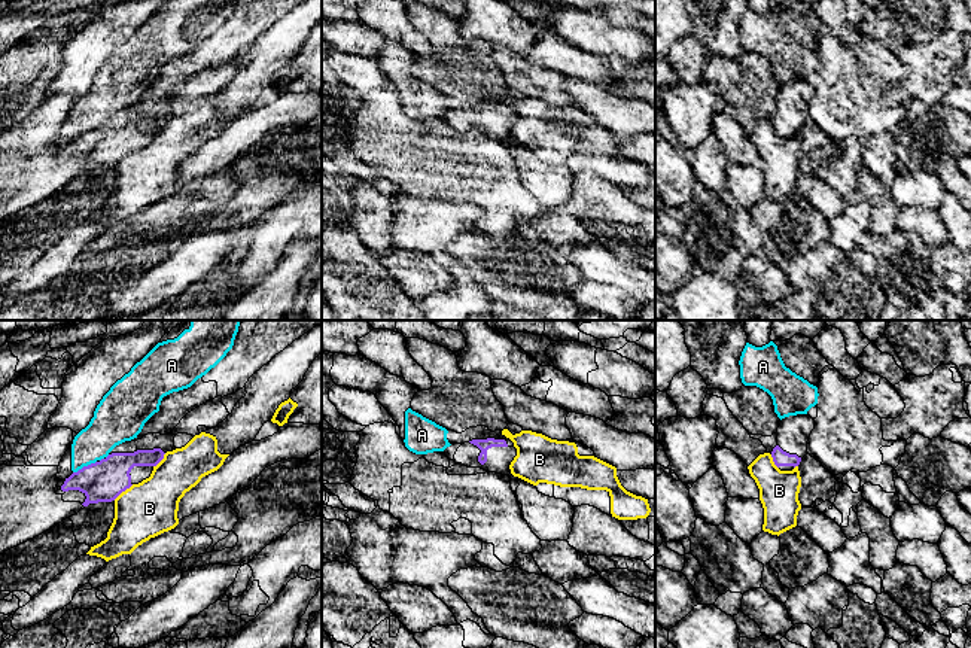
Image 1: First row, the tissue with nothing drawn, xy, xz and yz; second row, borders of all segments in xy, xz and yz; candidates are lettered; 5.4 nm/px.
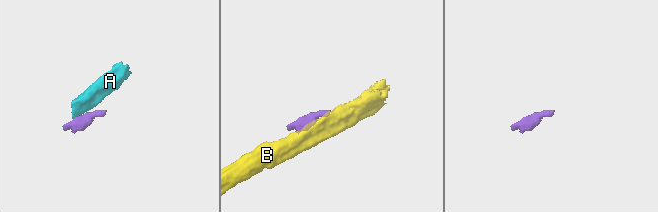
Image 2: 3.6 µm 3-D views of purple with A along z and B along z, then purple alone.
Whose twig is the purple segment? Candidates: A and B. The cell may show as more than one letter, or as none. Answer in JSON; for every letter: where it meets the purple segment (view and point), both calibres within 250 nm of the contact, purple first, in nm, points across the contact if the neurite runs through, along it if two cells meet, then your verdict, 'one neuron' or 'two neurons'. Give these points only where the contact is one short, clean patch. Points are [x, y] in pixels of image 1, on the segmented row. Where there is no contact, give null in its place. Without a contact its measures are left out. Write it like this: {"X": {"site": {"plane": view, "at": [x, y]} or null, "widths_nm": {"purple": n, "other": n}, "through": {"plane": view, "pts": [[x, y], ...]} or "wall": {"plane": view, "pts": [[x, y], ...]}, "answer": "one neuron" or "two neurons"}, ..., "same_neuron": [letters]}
{"A": {"site": {"plane": "xy", "at": [84, 467]}, "widths_nm": {"purple": 220, "other": 200}, "wall": {"plane": "xy", "pts": [[96, 461], [73, 472]]}, "answer": "two neurons"}, "B": {"site": {"plane": "xy", "at": [122, 490]}, "widths_nm": {"purple": 220, "other": 300}, "answer": "two neurons"}, "same_neuron": []}

